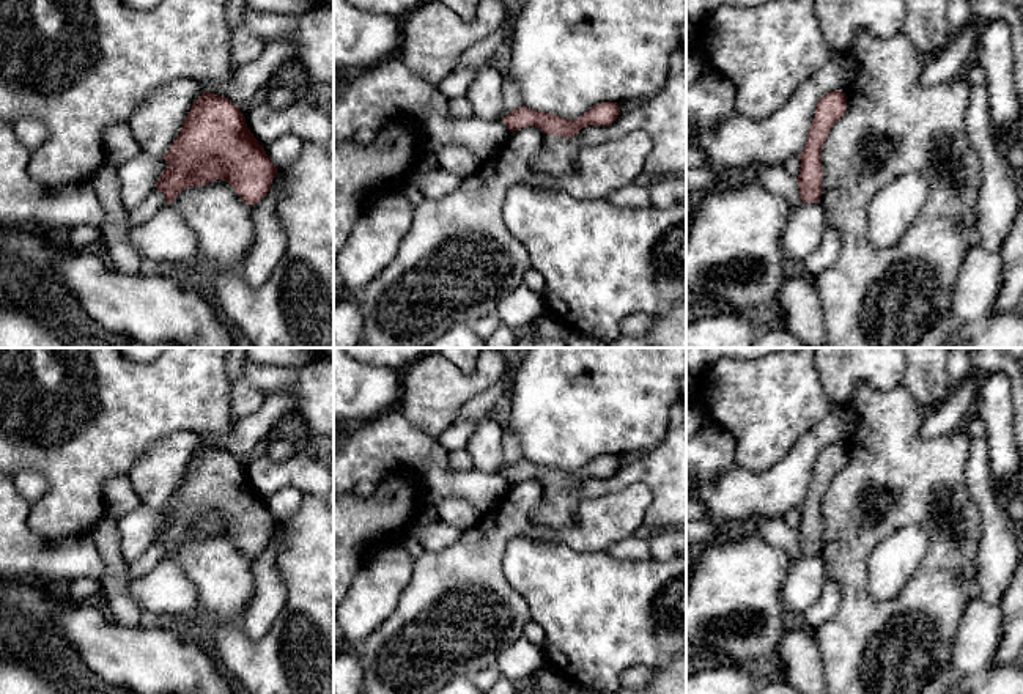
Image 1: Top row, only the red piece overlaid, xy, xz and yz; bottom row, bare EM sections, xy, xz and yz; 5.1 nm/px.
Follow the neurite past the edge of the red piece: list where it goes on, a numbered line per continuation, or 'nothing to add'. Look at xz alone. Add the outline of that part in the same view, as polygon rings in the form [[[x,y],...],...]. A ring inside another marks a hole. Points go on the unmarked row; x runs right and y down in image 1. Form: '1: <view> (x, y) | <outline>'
1: xz (557, 509) | [[[545,486],[543,499],[534,515],[537,532],[563,530],[574,524],[579,499],[573,491]]]

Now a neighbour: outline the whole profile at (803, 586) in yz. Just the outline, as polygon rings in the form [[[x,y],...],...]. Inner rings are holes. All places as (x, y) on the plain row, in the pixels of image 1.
[[[803,556],[798,559],[782,585],[785,609],[803,617],[820,600],[825,582],[826,571],[820,556]]]

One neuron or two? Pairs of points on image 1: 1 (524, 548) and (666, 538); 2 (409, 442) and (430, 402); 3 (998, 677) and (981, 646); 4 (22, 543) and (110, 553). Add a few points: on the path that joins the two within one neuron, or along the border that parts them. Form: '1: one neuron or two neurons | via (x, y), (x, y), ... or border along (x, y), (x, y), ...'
1: two neurons | border along (652, 557), (669, 561)
2: two neurons | border along (394, 409), (424, 433), (438, 439)
3: two neurons | border along (992, 666), (979, 677)
4: two neurons | border along (87, 534), (104, 562), (104, 575), (99, 581)

